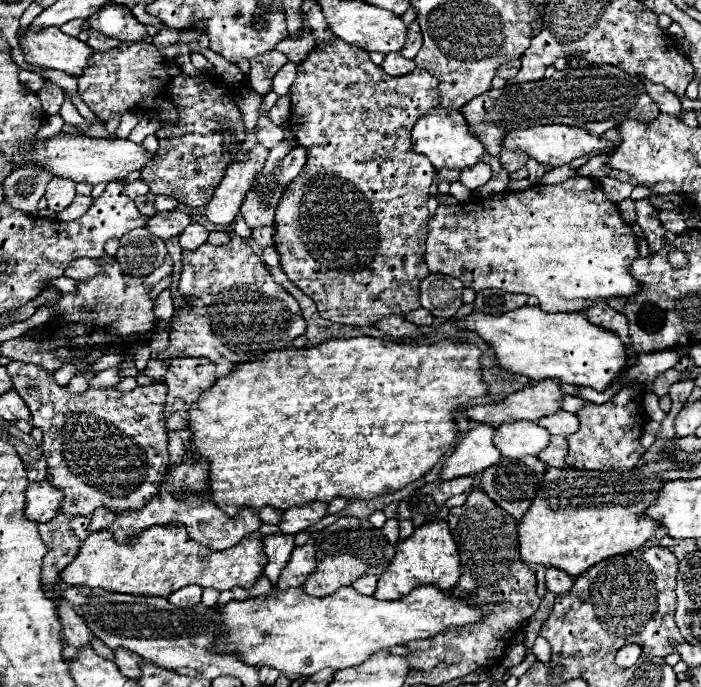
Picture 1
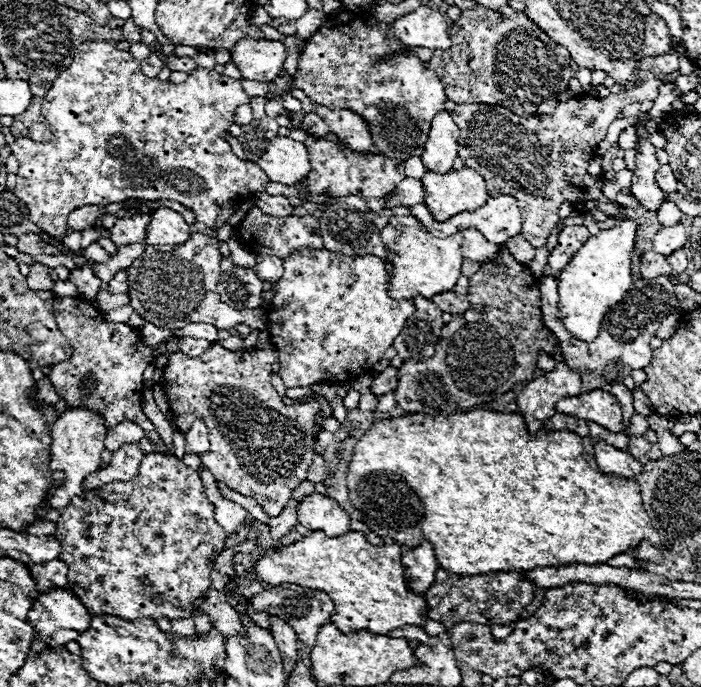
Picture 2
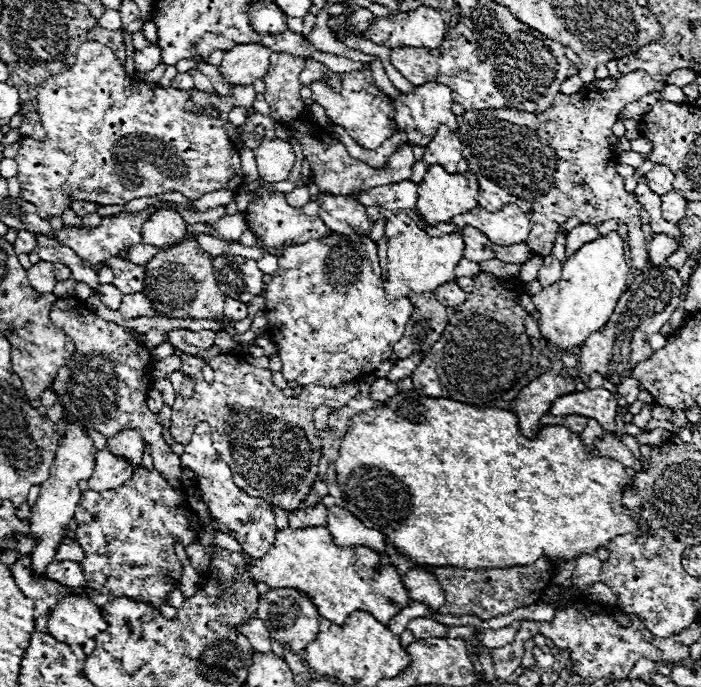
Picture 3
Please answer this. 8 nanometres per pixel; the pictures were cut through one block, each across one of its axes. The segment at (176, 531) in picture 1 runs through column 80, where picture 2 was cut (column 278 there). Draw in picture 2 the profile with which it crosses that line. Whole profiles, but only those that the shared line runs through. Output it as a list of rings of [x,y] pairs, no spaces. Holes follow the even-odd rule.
[[[316,530],[290,546],[276,546],[266,550],[266,554],[256,562],[254,572],[258,580],[272,586],[288,582],[326,592],[334,602],[332,622],[342,632],[366,628],[374,634],[388,634],[390,630],[404,624],[426,624],[428,606],[424,596],[408,592],[400,554],[402,548],[398,544],[372,546],[362,532],[328,538],[324,532]]]

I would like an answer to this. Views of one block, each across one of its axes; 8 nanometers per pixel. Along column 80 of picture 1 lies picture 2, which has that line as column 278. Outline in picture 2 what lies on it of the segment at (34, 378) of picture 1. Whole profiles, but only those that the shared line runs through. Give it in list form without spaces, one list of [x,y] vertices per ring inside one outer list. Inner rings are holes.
[[[216,342],[200,358],[188,358],[186,354],[170,354],[164,370],[162,388],[168,396],[170,410],[174,416],[184,418],[184,426],[178,430],[184,434],[190,430],[196,418],[204,418],[210,432],[210,452],[200,456],[202,466],[208,468],[218,482],[224,482],[230,490],[240,492],[242,496],[254,498],[268,516],[278,516],[290,500],[290,494],[296,486],[306,480],[306,472],[314,458],[314,426],[316,414],[320,412],[320,402],[310,400],[302,406],[286,406],[274,386],[270,384],[272,364],[278,360],[274,348],[252,348],[230,352]]]

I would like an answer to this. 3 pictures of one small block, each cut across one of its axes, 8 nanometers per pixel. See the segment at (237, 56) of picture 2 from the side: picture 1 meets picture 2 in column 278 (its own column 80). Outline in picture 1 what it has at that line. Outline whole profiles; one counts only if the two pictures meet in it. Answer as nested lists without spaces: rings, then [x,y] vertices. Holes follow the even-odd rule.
[[[26,26],[26,32],[20,36],[20,48],[26,62],[74,76],[82,74],[94,54],[90,46],[64,34],[60,28],[30,32],[30,26]]]

